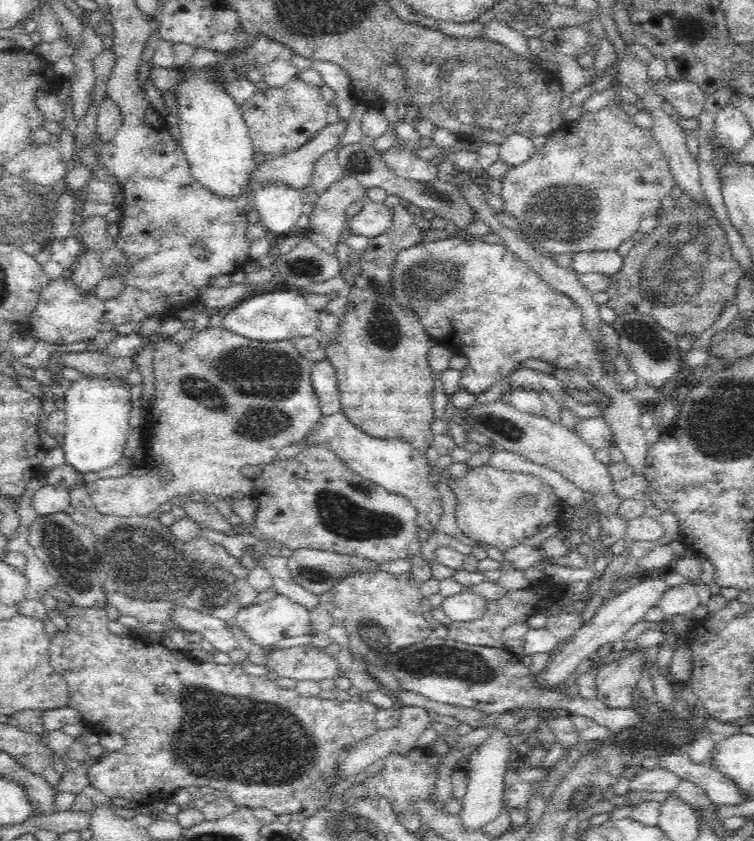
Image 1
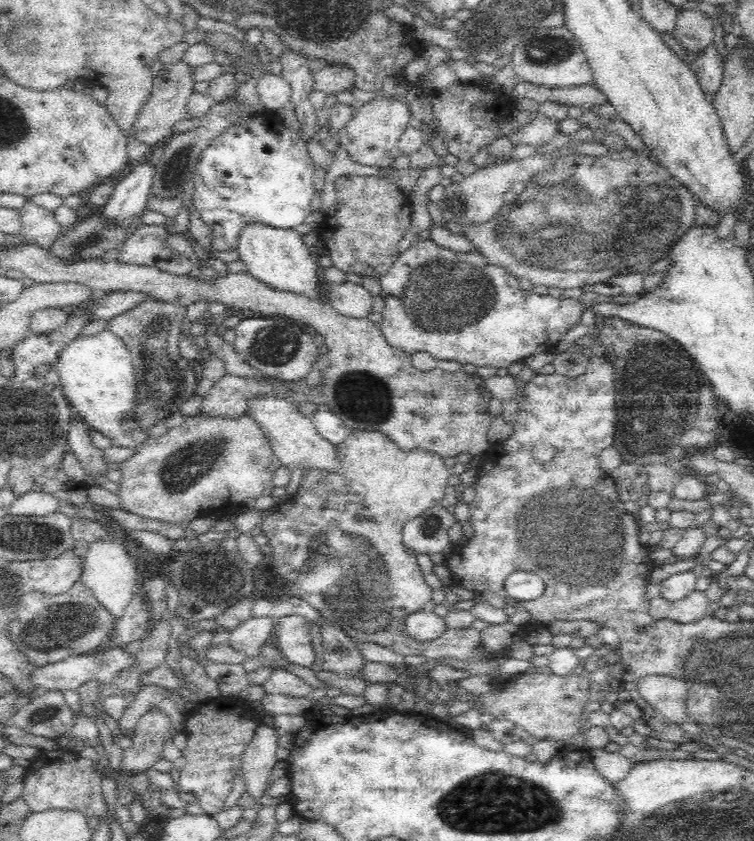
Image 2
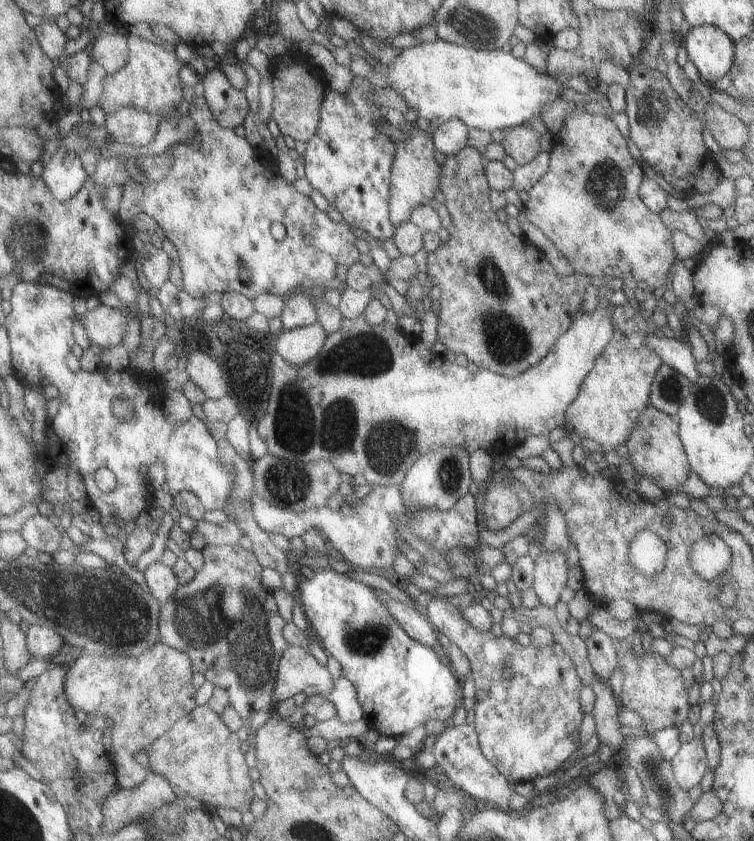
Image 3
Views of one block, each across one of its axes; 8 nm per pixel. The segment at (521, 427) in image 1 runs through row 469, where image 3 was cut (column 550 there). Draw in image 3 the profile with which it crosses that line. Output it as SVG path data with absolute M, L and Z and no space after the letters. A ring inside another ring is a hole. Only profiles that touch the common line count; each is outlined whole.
M560 550L541 552L534 565L534 592L544 606L555 608L568 578L566 554Z

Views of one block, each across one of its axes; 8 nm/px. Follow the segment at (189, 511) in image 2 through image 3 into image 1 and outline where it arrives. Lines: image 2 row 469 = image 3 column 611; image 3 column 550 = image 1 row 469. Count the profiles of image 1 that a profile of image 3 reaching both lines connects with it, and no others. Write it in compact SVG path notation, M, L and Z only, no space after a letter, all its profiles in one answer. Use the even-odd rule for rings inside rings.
M223 326L220 327L208 327L196 332L188 340L188 342L182 342L182 344L174 344L168 338L165 338L163 342L158 342L154 345L154 360L153 373L155 380L155 392L154 402L149 408L148 422L152 426L149 436L150 438L150 458L147 460L151 466L150 471L142 476L132 476L128 473L120 478L107 478L98 479L93 483L86 483L86 491L95 504L95 507L105 515L114 516L145 516L146 514L152 514L160 510L160 504L170 504L174 498L186 498L195 492L200 494L206 494L206 496L216 496L216 498L222 500L230 500L234 494L240 494L242 496L251 496L255 492L254 480L244 478L242 475L242 468L246 466L258 466L270 463L282 448L286 446L294 446L298 444L305 436L312 430L312 427L321 419L322 413L320 410L319 400L316 396L312 381L311 372L313 364L310 360L306 360L305 357L300 356L300 353L294 349L294 345L290 341L279 341L274 343L259 343L258 341L246 339L245 337L238 336L228 330L225 330ZM154 462L159 462L158 467L154 467ZM161 472L169 472L173 474L173 480L165 482L160 475Z

